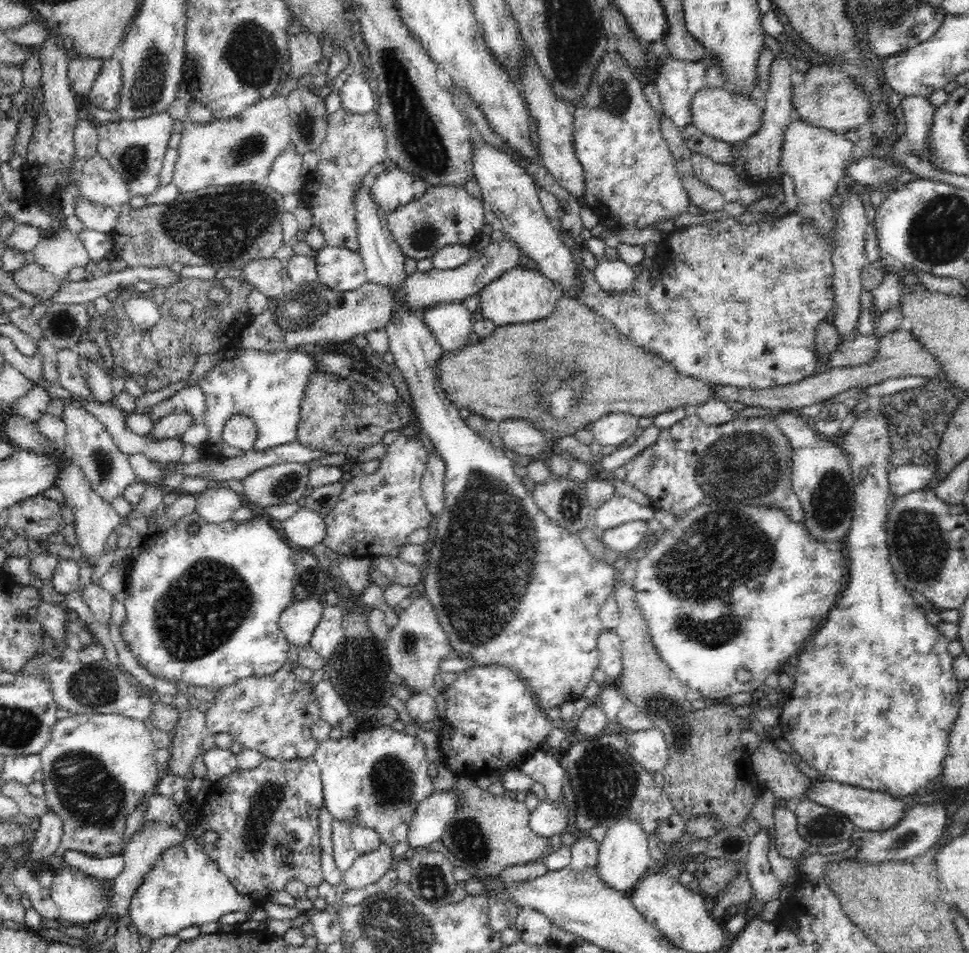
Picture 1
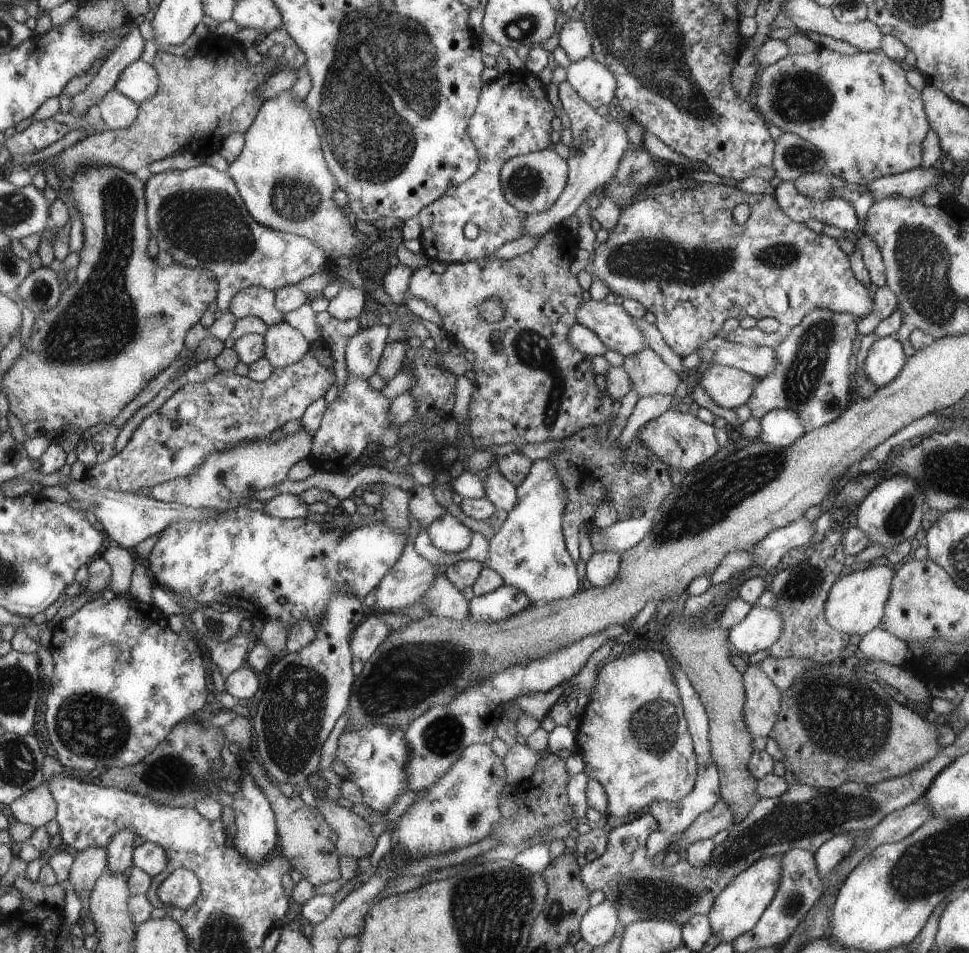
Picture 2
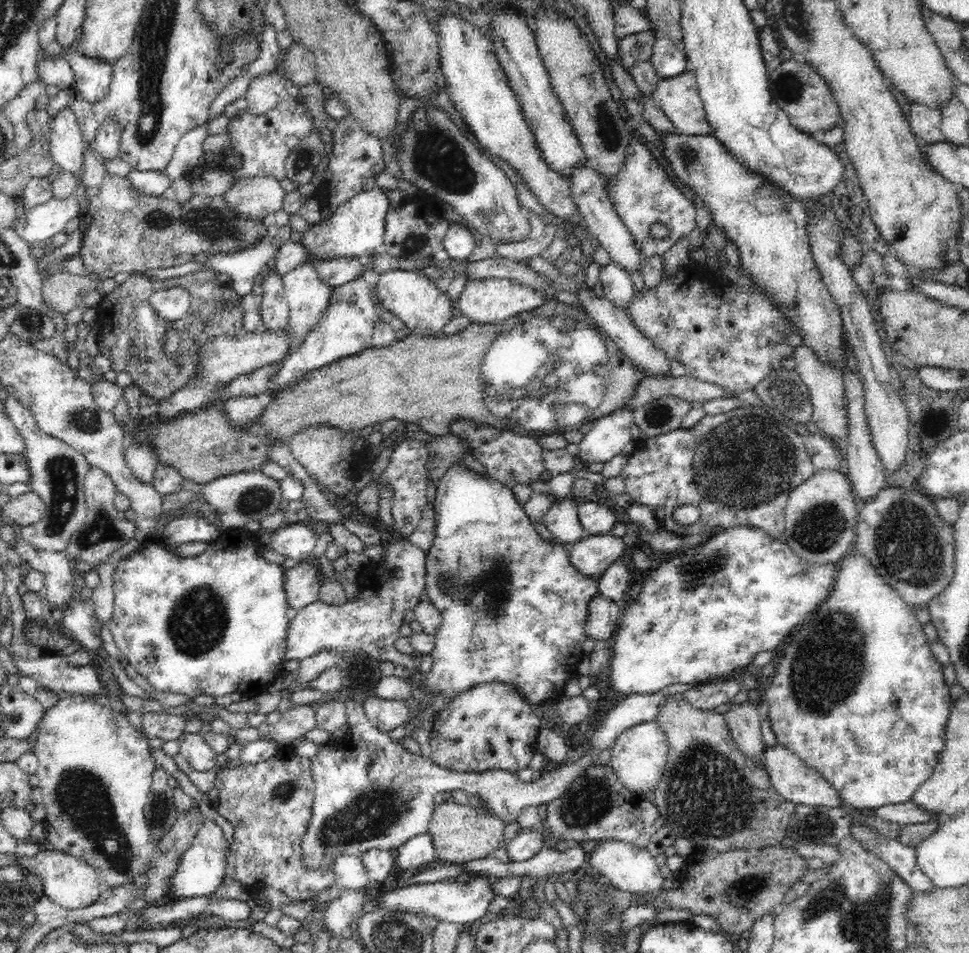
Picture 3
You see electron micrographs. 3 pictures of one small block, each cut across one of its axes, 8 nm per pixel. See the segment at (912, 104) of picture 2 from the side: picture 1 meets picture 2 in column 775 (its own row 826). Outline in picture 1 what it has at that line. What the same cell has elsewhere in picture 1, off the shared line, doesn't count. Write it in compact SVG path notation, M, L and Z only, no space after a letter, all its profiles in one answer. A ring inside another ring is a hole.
M70 714L69 718L58 720L53 732L51 733L51 740L49 744L39 752L41 758L41 768L43 770L43 786L45 794L45 804L47 809L56 812L58 816L62 817L62 836L59 847L55 850L55 854L63 856L66 850L77 850L92 857L107 857L112 855L120 855L124 851L123 834L125 829L125 820L140 807L148 795L153 794L157 790L160 776L158 776L158 767L156 766L156 758L154 754L159 748L153 744L150 727L147 727L143 721L128 719L124 716L114 714Z

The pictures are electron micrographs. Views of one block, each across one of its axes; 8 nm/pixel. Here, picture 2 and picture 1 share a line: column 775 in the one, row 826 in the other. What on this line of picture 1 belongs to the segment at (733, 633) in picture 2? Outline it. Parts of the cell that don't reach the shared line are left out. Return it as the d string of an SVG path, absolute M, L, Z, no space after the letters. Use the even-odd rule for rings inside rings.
M624 816L613 821L600 843L596 864L600 879L612 888L629 893L629 890L636 886L636 882L646 874L650 862L648 836L638 818Z

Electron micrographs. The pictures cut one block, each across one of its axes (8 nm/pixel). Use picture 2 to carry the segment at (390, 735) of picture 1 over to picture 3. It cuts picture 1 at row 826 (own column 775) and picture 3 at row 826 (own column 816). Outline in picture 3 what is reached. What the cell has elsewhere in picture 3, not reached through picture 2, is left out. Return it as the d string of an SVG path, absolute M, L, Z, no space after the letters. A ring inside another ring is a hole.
M310 688L296 690L290 694L292 705L316 706L329 701L344 701L348 714L347 722L350 722L350 727L352 727L352 736L350 736L348 746L342 746L342 748L340 746L322 746L320 754L311 760L312 775L314 775L315 780L315 796L311 823L304 833L302 842L304 863L308 867L327 865L327 868L332 869L334 858L340 854L361 857L364 852L368 852L371 848L390 851L392 848L402 846L404 842L416 834L427 832L431 816L436 811L434 796L446 791L462 790L469 796L478 795L486 810L494 811L496 816L505 824L517 820L522 809L530 806L543 808L552 800L562 796L573 784L572 782L592 766L594 754L600 754L601 750L612 746L620 734L638 724L655 720L658 714L657 706L664 702L664 698L666 698L665 691L646 695L628 695L622 702L610 709L606 718L598 724L596 732L592 734L589 749L584 752L582 757L571 763L559 764L555 769L537 776L537 779L532 782L524 782L518 778L518 775L510 773L510 771L494 770L475 773L456 772L449 768L442 768L435 761L430 762L430 759L426 760L426 758L422 758L422 755L419 756L406 751L401 742L392 741L388 733L373 728L365 716L362 703L343 698L338 691L328 693Z

